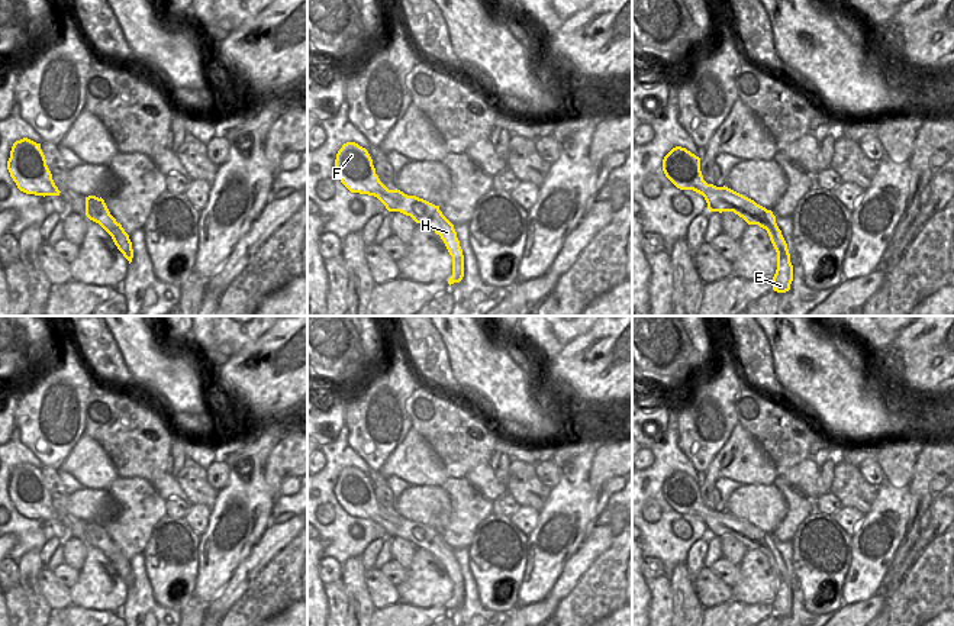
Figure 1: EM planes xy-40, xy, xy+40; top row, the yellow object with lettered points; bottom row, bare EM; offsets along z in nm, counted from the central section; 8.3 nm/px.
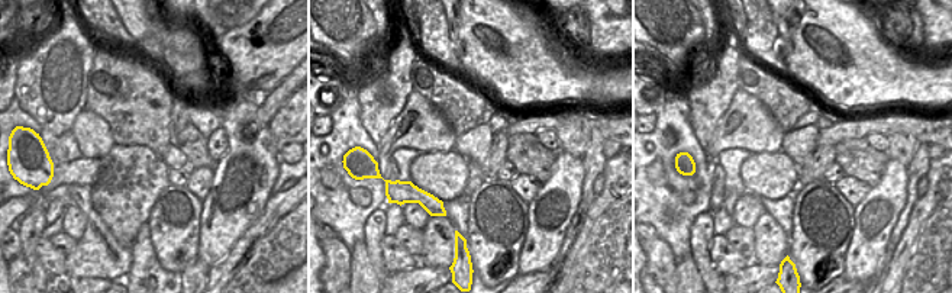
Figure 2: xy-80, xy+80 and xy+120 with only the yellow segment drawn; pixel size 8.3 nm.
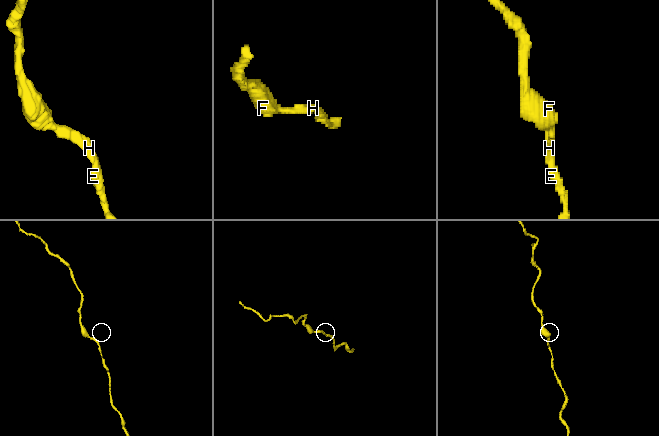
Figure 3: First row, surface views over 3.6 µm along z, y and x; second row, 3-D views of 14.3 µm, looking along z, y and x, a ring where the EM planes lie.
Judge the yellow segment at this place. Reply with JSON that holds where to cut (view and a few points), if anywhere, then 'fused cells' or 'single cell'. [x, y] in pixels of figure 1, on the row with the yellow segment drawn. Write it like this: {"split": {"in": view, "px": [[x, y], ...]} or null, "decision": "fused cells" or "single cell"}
{"split": null, "decision": "single cell"}

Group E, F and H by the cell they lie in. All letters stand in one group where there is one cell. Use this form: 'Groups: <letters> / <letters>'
Groups: E F H.

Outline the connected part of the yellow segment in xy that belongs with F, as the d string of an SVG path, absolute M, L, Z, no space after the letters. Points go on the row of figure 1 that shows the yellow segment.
M347 142L336 154L335 174L351 191L377 197L389 212L400 212L416 223L435 230L452 256L452 275L448 284L460 283L464 277L464 255L454 225L435 206L400 190L389 190L376 174L368 151L355 142Z

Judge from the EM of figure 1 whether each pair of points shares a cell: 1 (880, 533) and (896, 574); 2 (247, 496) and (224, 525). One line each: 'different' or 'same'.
1: different
2: same

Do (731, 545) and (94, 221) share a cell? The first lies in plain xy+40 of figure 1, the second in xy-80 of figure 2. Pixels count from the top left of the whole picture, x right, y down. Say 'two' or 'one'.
two

